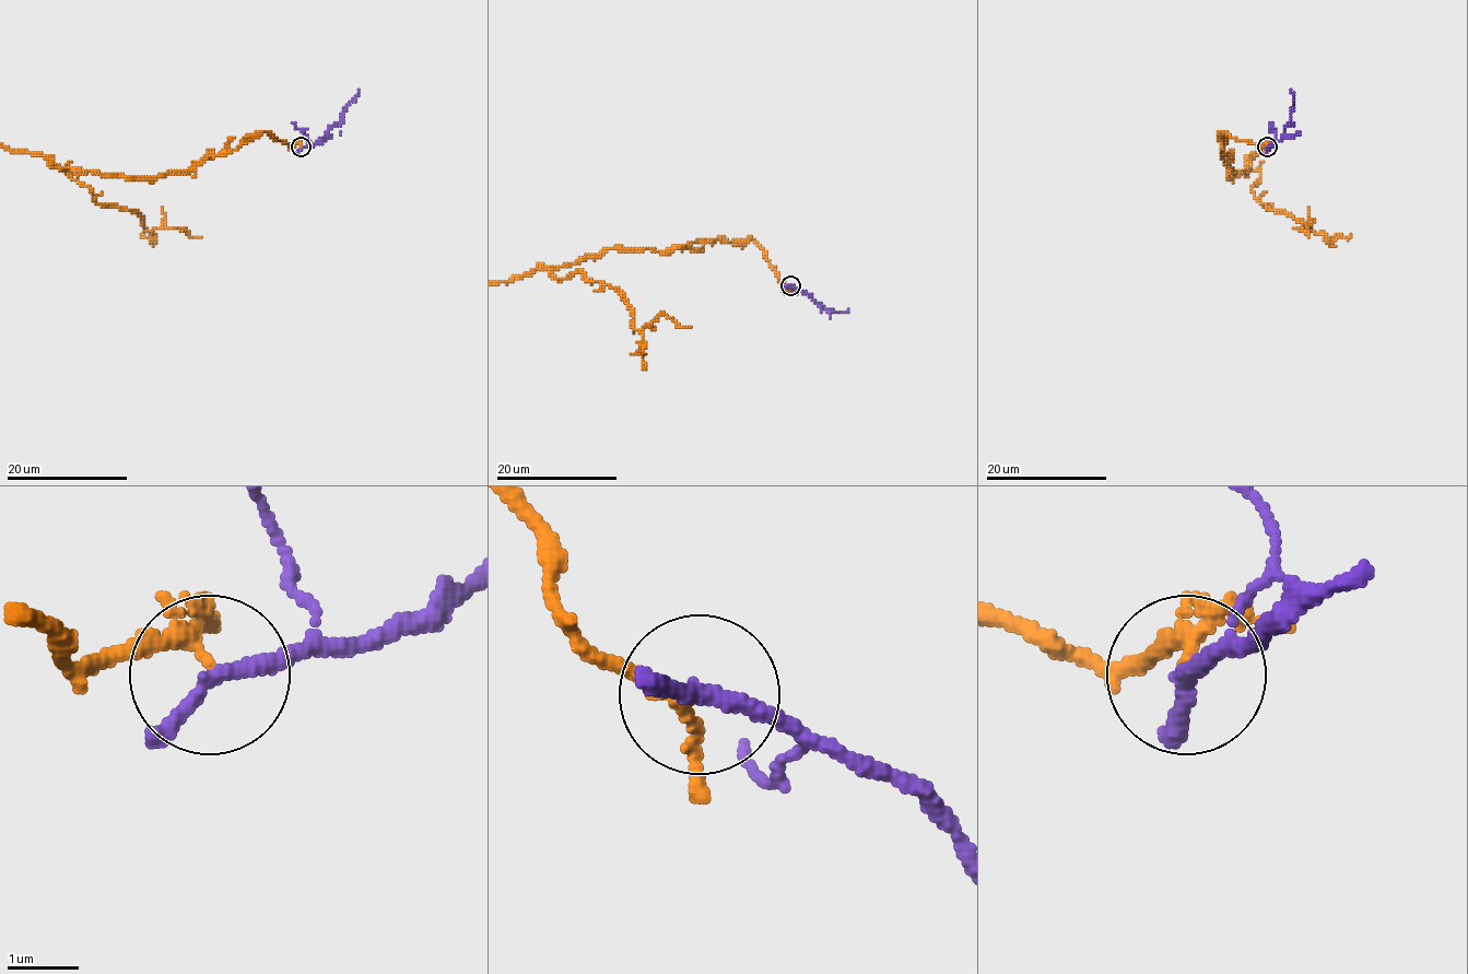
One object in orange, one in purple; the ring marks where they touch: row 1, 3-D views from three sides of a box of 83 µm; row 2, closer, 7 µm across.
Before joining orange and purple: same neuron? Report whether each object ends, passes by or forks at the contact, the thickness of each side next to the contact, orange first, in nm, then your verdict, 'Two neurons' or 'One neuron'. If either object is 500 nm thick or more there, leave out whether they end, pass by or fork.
At the ring orange passes by. At the ring purple passes by. Thickness 180 nm (orange) against 220 nm. Two neurons

